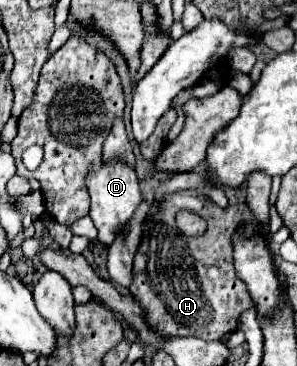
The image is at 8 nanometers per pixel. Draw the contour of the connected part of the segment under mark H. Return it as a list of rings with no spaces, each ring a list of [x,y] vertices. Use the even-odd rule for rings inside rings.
[[[183,192],[169,194],[161,210],[145,222],[143,242],[133,262],[131,294],[145,310],[147,324],[165,336],[199,336],[203,340],[221,340],[223,334],[233,332],[239,324],[239,314],[253,308],[251,296],[243,280],[233,270],[231,236],[237,224],[245,222],[247,234],[251,234],[253,216],[247,206],[219,208],[211,200],[189,194],[193,208],[183,202]],[[179,210],[191,210],[207,222],[203,236],[187,236],[179,232],[175,214]]]

